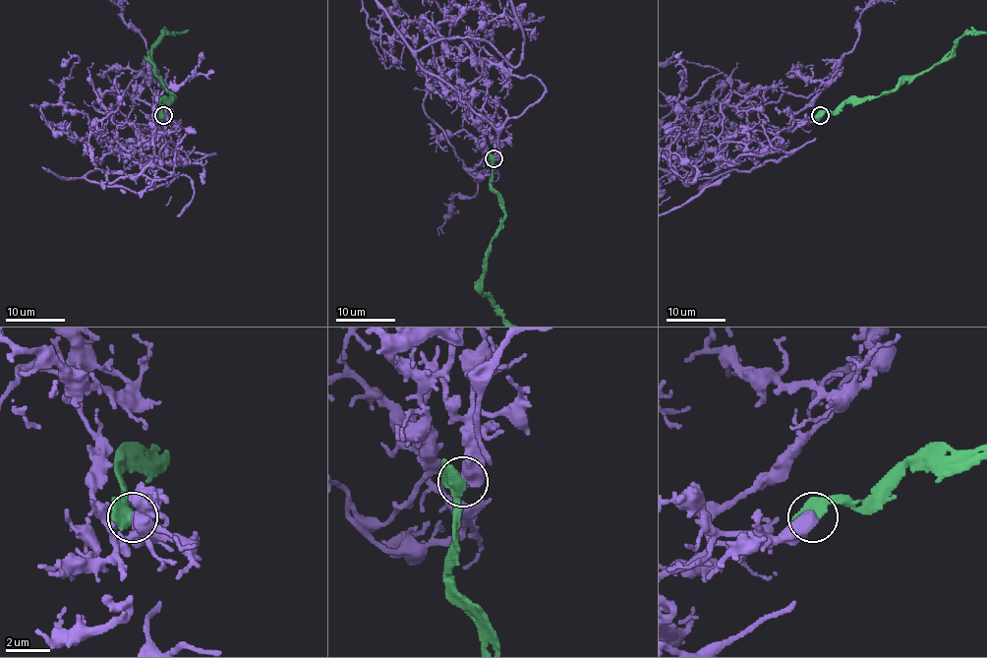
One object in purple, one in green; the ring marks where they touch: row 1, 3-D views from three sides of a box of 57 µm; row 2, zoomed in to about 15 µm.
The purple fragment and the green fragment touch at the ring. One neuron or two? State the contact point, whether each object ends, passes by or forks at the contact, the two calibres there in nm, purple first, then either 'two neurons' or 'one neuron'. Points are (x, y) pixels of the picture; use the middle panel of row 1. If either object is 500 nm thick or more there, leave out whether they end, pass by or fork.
(493, 158) | 700/440 nm | two neurons

